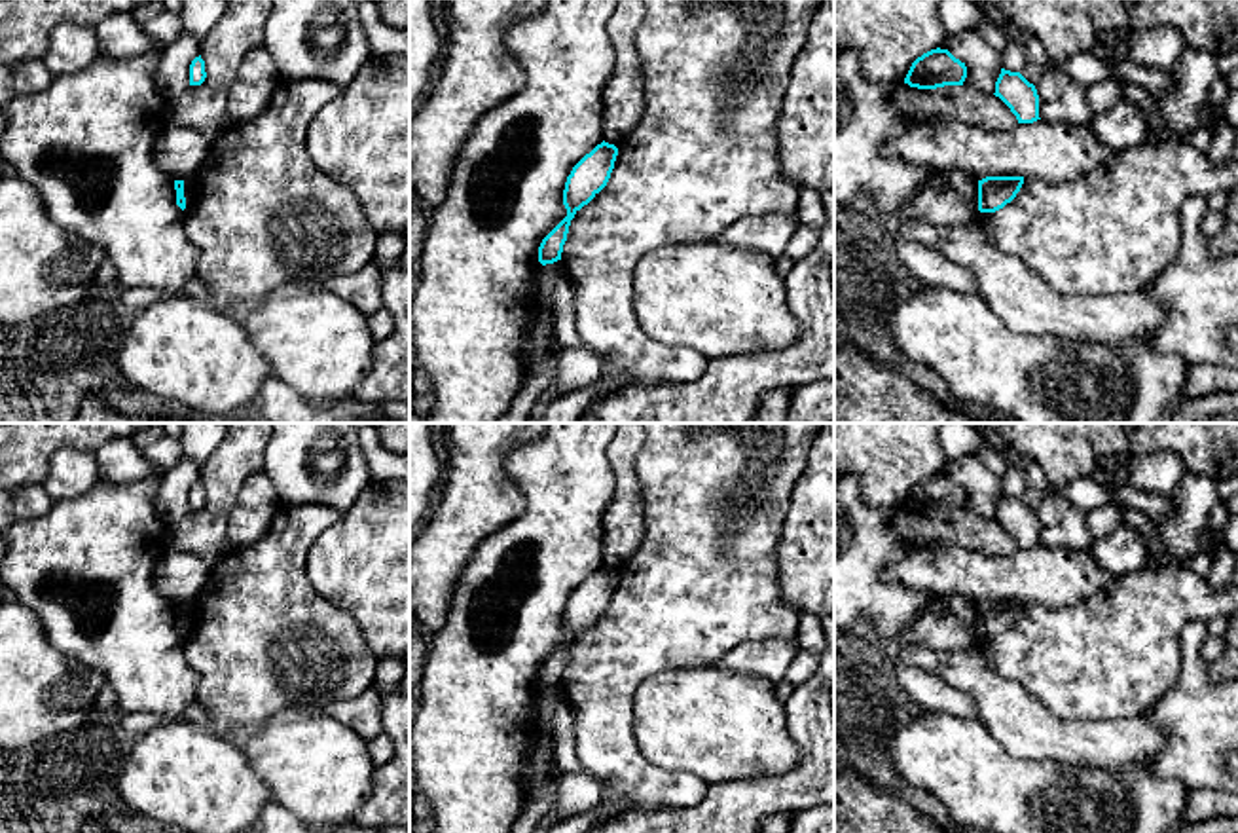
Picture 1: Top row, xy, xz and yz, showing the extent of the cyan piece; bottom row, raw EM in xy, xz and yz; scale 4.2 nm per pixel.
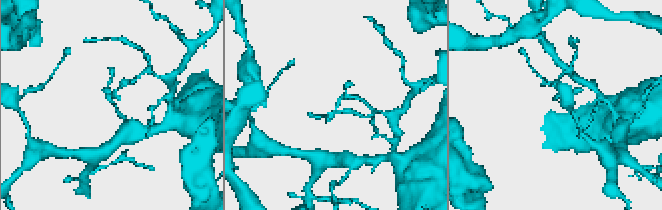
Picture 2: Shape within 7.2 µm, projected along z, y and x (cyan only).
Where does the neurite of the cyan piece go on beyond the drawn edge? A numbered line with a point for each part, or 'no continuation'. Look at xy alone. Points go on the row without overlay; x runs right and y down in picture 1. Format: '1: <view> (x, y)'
no continuation

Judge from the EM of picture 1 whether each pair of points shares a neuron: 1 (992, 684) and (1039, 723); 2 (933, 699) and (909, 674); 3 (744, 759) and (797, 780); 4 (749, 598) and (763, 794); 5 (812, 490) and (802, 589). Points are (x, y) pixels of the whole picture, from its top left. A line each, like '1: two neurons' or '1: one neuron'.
1: one neuron
2: one neuron
3: two neurons
4: two neurons
5: one neuron

